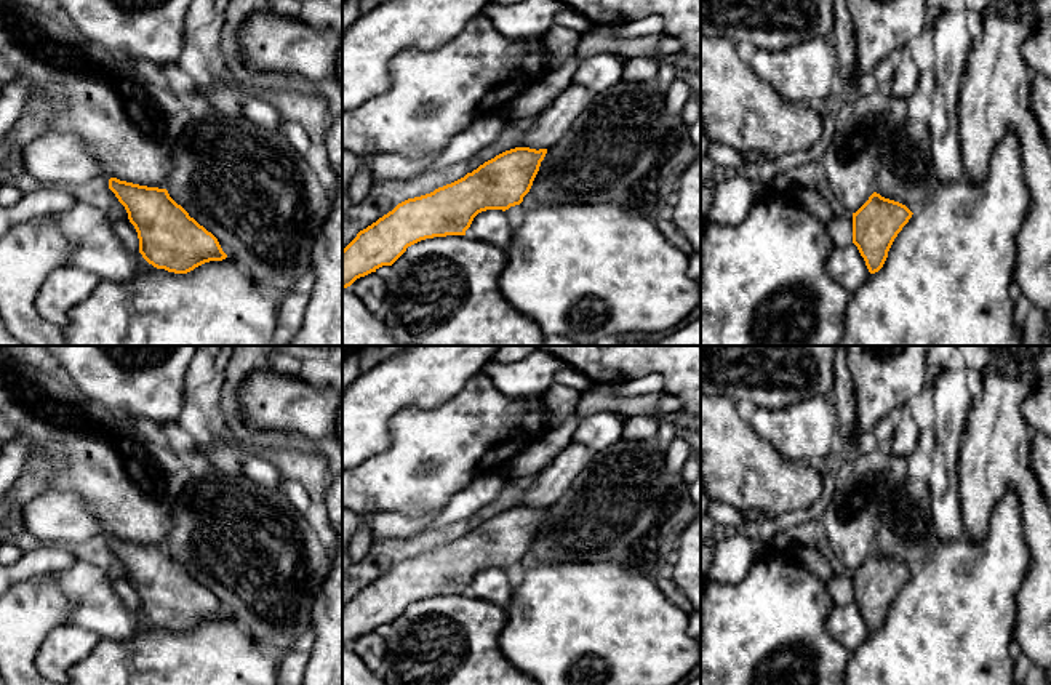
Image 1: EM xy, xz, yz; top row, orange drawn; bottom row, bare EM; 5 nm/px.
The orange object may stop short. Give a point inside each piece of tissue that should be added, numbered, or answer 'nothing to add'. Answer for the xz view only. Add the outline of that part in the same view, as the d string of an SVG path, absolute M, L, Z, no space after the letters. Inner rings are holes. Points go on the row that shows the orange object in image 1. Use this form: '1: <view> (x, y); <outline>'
1: xz (624, 149); M621 82L598 93L568 133L547 149L522 205L613 203L654 219L673 202L680 178L694 155L689 126L680 114L665 112L665 93L659 83Z

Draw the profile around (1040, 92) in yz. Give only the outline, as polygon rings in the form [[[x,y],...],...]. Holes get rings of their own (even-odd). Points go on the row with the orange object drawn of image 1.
[[[1032,72],[1030,104],[1051,149],[1051,80],[1048,77]]]

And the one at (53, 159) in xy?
[[[48,131],[22,150],[27,174],[40,186],[70,187],[102,174],[91,149],[75,134]]]

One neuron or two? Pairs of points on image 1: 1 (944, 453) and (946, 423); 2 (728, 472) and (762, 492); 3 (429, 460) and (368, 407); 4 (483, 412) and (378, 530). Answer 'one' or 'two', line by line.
1: one
2: one
3: two
4: two

